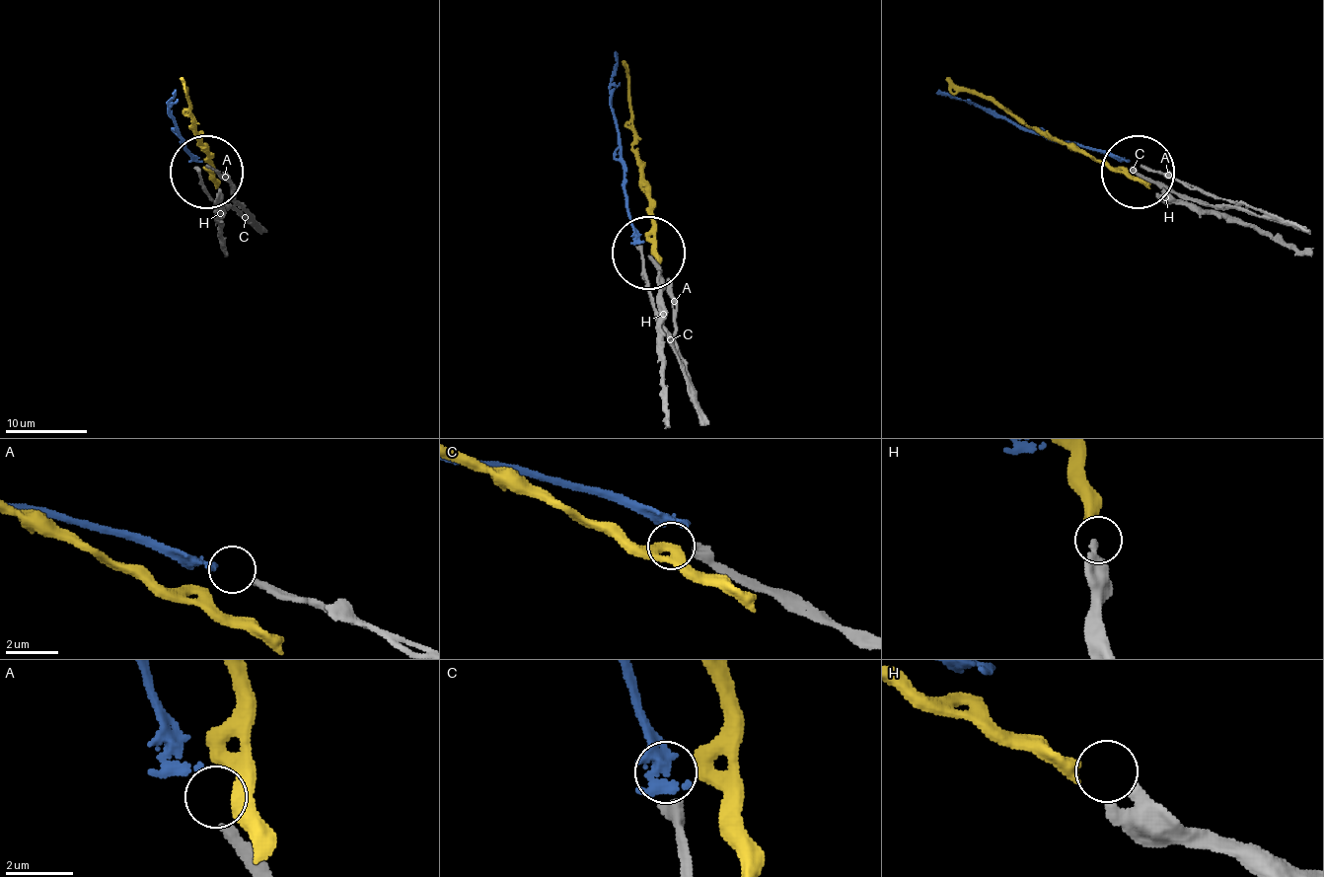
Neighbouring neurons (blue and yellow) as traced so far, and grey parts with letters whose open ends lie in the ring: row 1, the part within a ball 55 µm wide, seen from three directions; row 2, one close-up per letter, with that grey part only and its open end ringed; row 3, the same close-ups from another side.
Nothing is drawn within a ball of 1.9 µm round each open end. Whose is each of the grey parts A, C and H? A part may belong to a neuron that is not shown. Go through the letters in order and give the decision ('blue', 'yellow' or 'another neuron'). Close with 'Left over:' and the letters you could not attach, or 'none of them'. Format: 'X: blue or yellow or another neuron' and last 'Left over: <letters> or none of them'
A: blue
C: another neuron
H: yellow
Left over: C

